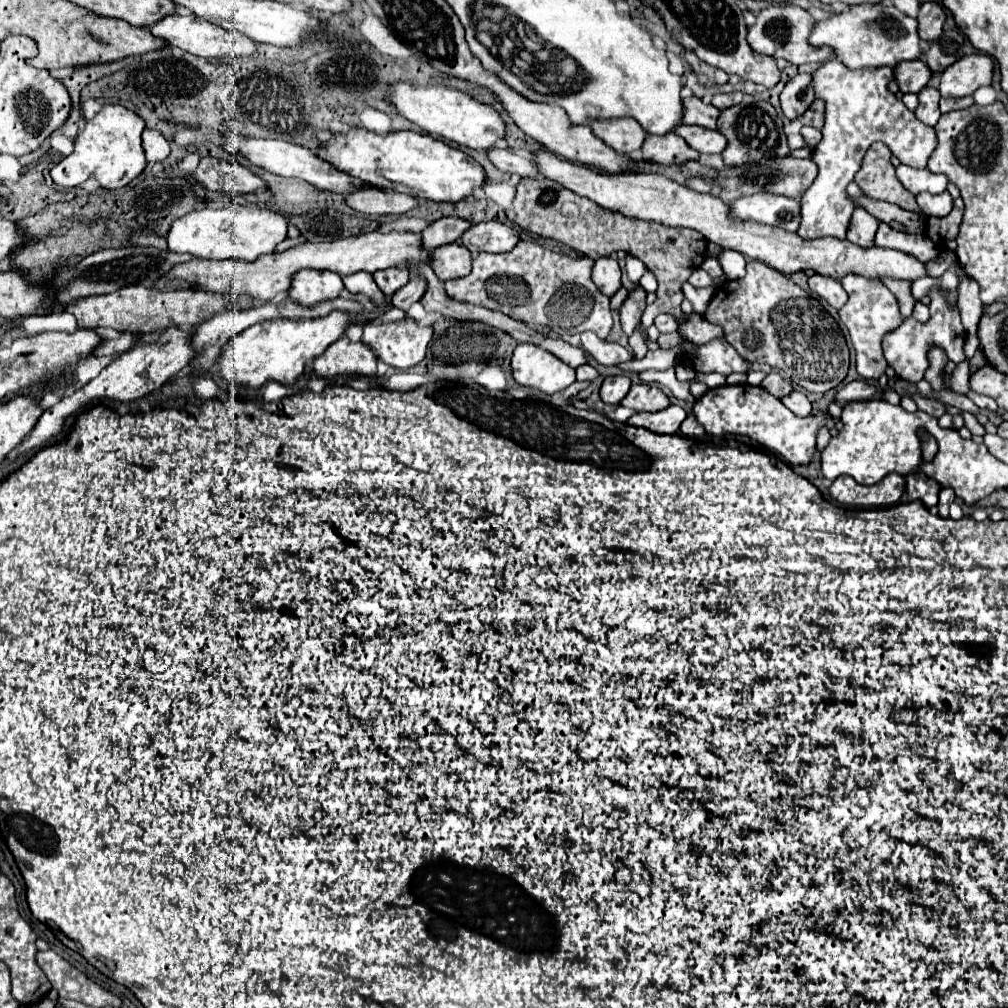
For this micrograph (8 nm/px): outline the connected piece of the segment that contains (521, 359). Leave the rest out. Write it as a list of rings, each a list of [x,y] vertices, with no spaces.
[[[520,343],[512,355],[512,375],[522,387],[530,387],[542,393],[558,393],[576,381],[574,369],[562,363],[552,353]]]

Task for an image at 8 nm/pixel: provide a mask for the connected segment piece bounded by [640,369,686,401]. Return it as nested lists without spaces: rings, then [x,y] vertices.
[[[668,369],[668,371],[642,371],[640,373],[640,379],[642,381],[656,381],[660,383],[662,387],[666,387],[676,399],[682,399],[684,401],[684,391],[686,391],[686,383],[680,383],[674,375],[674,369]]]

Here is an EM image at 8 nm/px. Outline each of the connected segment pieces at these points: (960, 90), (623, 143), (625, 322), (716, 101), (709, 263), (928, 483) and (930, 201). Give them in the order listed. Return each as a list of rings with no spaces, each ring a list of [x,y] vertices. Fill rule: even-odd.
[[[972,53],[946,67],[940,81],[942,97],[966,97],[982,85],[992,85],[994,61],[984,53]]]
[[[604,119],[604,121],[590,121],[592,131],[608,143],[608,147],[616,149],[624,155],[638,155],[646,141],[646,133],[638,127],[636,119]]]
[[[638,287],[638,289],[630,291],[628,299],[624,301],[624,305],[620,309],[620,321],[622,321],[622,329],[626,335],[632,335],[635,331],[644,309],[646,309],[646,291],[642,287]]]
[[[740,91],[720,93],[720,95],[714,95],[714,97],[712,97],[712,105],[718,107],[718,109],[726,109],[726,107],[732,107],[732,105],[740,103],[742,97],[744,97],[744,93],[740,93]]]
[[[708,257],[708,259],[702,263],[702,269],[704,269],[712,279],[718,279],[718,277],[724,275],[724,271],[722,271],[718,259],[712,259],[712,257]]]
[[[912,473],[906,479],[906,495],[908,501],[922,501],[926,507],[934,507],[938,503],[938,483],[926,477],[924,473]]]
[[[948,191],[938,195],[922,193],[916,197],[916,203],[926,217],[946,217],[952,211],[952,197]]]

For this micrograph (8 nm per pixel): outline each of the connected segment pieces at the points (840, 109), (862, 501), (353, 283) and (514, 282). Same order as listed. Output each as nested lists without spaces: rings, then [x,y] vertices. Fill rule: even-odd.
[[[830,59],[812,73],[812,87],[818,99],[826,103],[822,141],[812,153],[818,165],[818,177],[812,187],[802,195],[802,221],[798,235],[804,239],[816,237],[836,237],[846,239],[850,217],[854,213],[854,203],[846,193],[848,183],[854,179],[862,165],[862,157],[874,141],[894,143],[900,155],[916,157],[916,169],[926,169],[926,163],[936,149],[936,131],[926,127],[894,93],[888,91],[888,83],[894,79],[892,67],[878,67],[874,71],[852,71],[842,61]]]
[[[898,473],[886,475],[876,485],[860,485],[850,475],[840,475],[830,485],[830,497],[842,505],[856,507],[888,507],[900,501],[904,493],[904,477]]]
[[[358,271],[354,275],[342,277],[342,281],[344,281],[344,287],[350,293],[362,293],[362,295],[366,295],[372,301],[372,305],[376,305],[376,307],[388,307],[388,301],[384,297],[384,293],[378,289],[378,285],[376,285],[376,281],[374,281],[374,277],[370,273],[366,273],[366,271],[360,273]]]
[[[520,241],[508,253],[500,253],[500,255],[478,253],[472,261],[472,273],[460,279],[446,281],[446,293],[456,301],[466,301],[466,303],[482,305],[492,311],[502,311],[504,315],[510,315],[524,323],[546,325],[554,329],[560,337],[582,333],[582,331],[594,331],[600,339],[606,339],[612,329],[612,309],[610,309],[610,299],[602,295],[590,279],[592,265],[594,261],[590,257],[568,257],[560,251],[544,249],[534,241]]]

